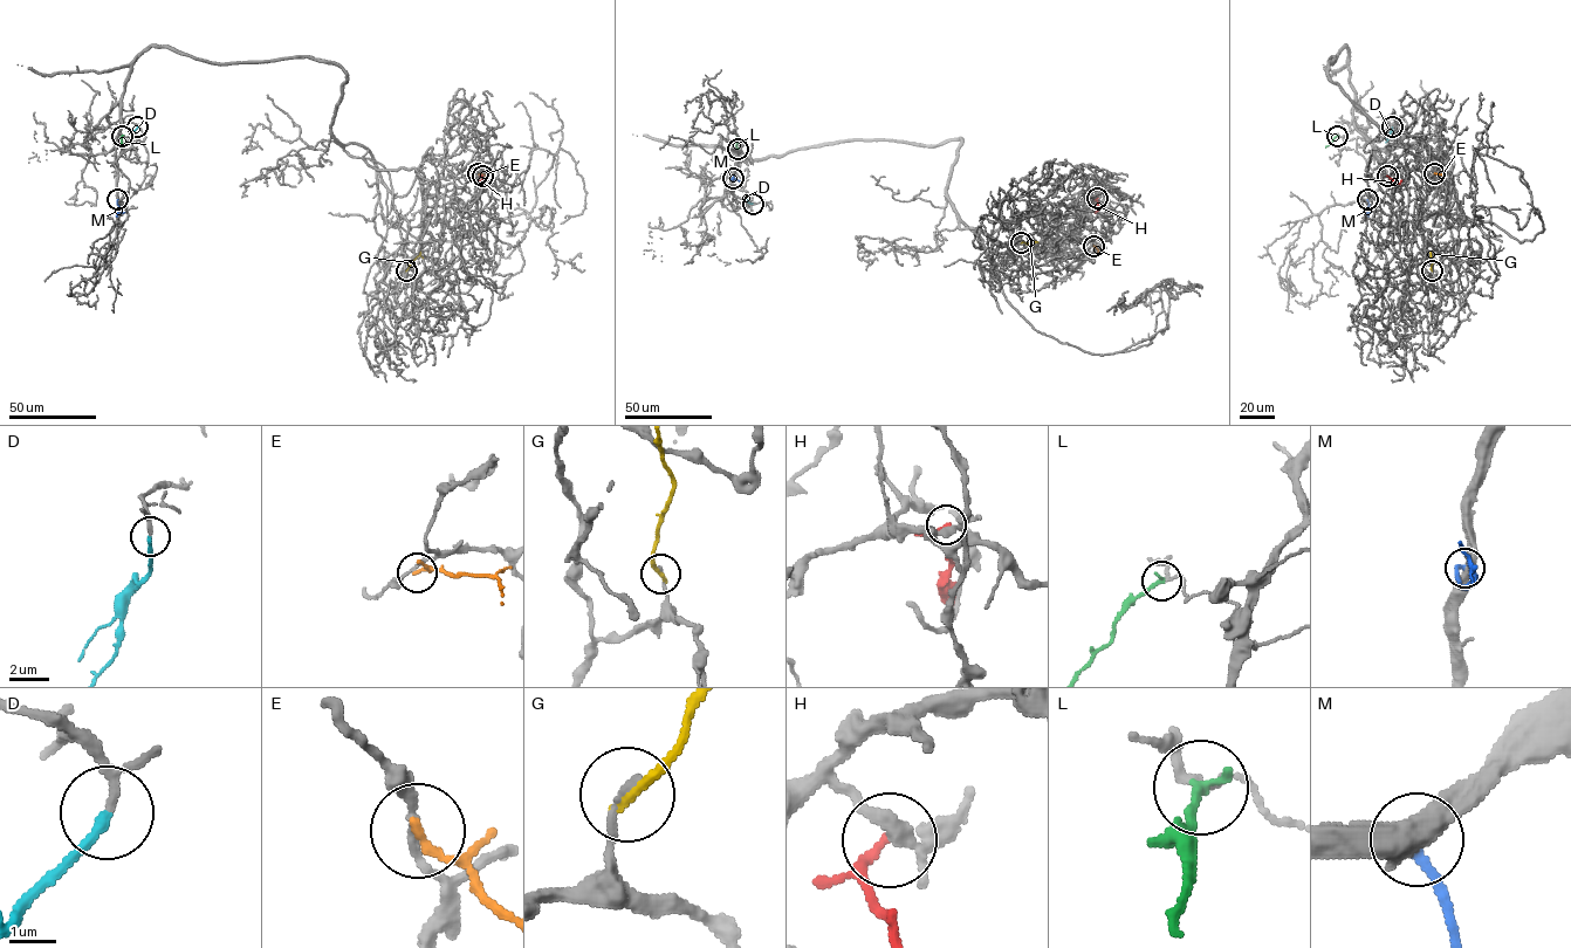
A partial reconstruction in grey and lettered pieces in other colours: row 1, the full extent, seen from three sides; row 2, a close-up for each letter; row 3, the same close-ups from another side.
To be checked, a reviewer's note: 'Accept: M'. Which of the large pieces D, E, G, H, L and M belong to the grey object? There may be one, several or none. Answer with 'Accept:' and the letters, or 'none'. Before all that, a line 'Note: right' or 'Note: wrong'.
Note: wrong
Accept: D

